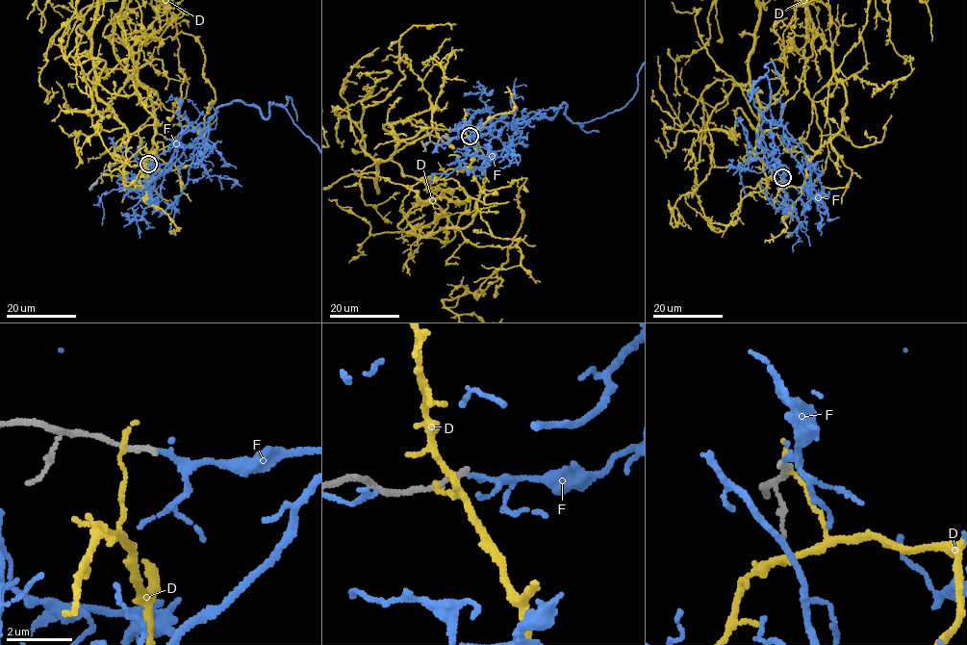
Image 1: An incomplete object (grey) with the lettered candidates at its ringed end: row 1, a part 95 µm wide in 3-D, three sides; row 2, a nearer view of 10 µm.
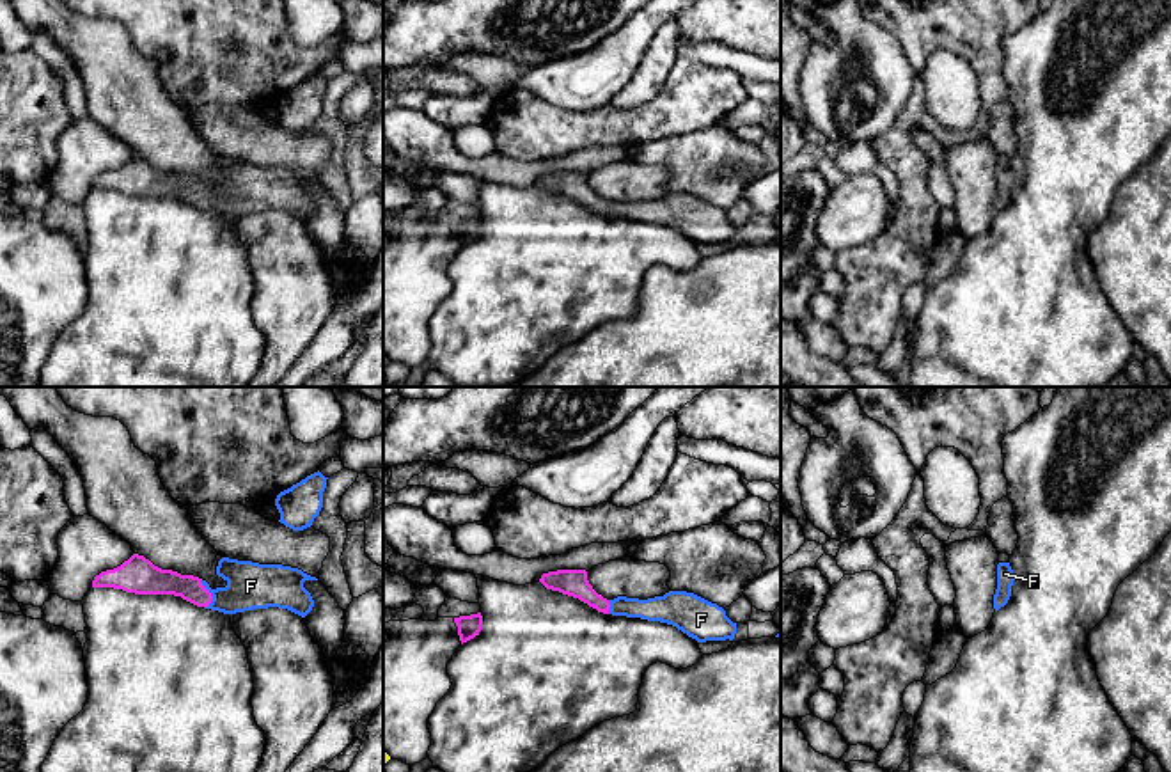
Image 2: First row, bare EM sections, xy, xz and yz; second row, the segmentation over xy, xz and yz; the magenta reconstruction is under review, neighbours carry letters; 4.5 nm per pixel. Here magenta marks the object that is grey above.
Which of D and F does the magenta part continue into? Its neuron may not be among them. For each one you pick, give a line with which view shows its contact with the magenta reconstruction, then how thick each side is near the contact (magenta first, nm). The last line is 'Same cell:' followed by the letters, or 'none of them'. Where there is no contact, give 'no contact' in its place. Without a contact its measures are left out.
F: xy | 120/220 nm
Same cell: F

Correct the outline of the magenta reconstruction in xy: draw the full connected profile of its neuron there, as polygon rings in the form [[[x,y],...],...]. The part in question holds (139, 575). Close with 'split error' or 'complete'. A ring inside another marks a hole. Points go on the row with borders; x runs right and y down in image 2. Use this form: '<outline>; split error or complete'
[[[133,554],[121,566],[96,575],[92,587],[114,587],[135,595],[174,595],[224,614],[279,607],[305,618],[314,607],[303,582],[318,579],[298,568],[222,557],[216,575],[227,582],[225,587],[211,589],[199,577],[161,570],[144,555]]]; split error

